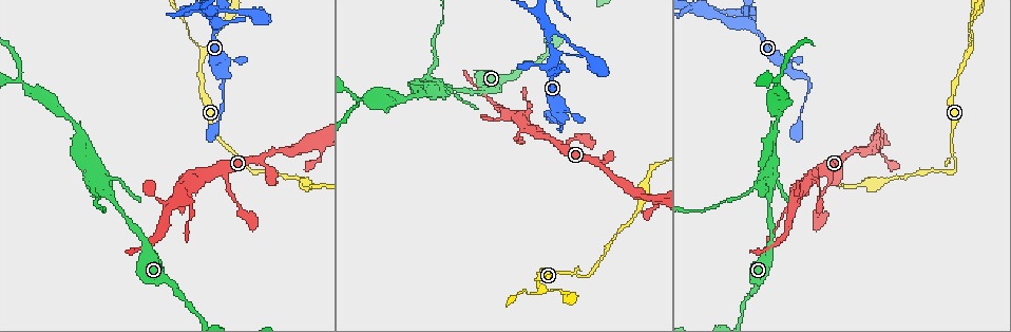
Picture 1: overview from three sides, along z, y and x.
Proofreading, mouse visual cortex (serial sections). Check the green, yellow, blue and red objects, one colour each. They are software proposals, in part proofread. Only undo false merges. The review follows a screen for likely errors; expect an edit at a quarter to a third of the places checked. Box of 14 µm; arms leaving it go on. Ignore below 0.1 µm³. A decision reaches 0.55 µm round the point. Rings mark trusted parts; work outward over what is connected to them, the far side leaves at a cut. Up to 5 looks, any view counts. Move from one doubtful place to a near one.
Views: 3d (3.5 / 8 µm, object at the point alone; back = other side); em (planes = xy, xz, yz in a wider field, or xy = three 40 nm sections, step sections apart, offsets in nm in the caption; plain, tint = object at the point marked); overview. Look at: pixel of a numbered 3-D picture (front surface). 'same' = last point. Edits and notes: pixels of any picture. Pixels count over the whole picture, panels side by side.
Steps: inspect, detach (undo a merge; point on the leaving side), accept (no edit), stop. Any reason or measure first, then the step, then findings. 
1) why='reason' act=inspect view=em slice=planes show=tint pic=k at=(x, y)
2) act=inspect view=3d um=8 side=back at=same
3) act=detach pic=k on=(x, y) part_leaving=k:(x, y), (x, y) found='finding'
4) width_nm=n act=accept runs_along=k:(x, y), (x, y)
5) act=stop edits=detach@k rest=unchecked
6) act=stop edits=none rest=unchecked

why='arms part here' act=inspect view=3d um=8 pic=1 at=(106, 182)

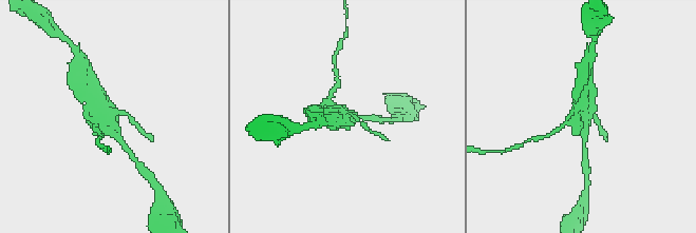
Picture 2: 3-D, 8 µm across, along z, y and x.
act=inspect view=em slice=xy step=5 show=tint pic=2 at=(107, 117)

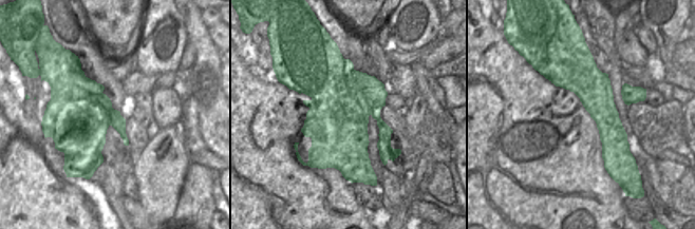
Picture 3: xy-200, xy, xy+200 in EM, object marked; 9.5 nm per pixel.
act=detach pic=2 on=(96, 131) found='two cells meet here'

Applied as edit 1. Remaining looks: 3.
why='branch point' act=inspect view=3d um=3.5 pic=1 at=(969, 54)

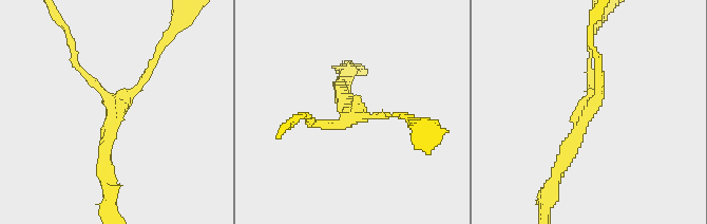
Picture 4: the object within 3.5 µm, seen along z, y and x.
arms=3 arm_widths_nm=100,100,200 act=inspect view=em slice=xy step=1 show=tint pic=4 at=(353, 114)

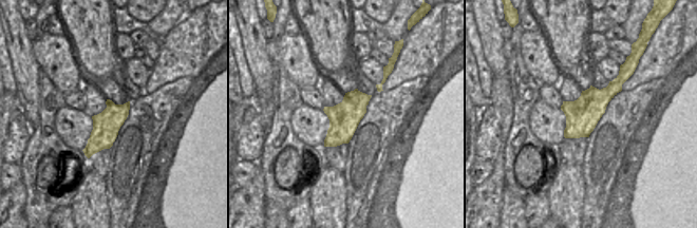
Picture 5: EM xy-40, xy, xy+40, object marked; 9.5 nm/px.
act=inspect view=em slice=xy step=3 show=tint at=same

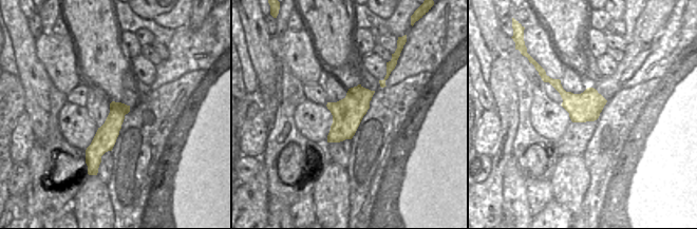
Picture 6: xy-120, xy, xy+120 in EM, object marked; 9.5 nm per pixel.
act=accept runs_along=4:(558, 169), (590, 108), (590, 52) found='continuous, no second cell'

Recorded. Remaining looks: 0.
act=stop edits=detach@2 rest=unchecked

